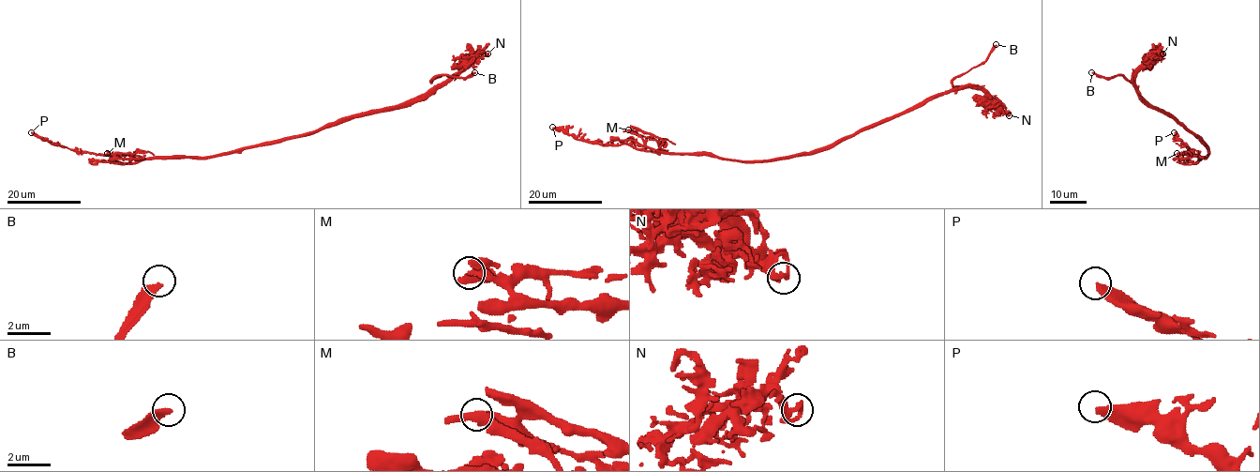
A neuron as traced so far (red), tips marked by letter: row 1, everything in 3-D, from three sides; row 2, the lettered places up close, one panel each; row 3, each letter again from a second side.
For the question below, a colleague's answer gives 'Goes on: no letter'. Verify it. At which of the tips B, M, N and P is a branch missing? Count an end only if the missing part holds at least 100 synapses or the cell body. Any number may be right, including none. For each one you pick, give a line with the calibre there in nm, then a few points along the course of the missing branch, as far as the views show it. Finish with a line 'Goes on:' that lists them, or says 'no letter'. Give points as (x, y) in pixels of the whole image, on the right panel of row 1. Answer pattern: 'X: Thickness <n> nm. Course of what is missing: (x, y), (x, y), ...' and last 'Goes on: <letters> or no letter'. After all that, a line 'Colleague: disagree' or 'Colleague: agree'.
B: Thickness 320 nm. Course of what is missing: (1091, 72), (1065, 48), (1061, 41)
Goes on: B
Colleague: disagree

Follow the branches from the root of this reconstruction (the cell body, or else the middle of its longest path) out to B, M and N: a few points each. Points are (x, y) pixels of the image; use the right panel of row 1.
B: (1199, 138), (1172, 115), (1153, 108), (1137, 93), (1132, 74), (1129, 82), (1123, 75), (1102, 77), (1091, 72)
M: (1199, 138), (1207, 146), (1206, 157), (1177, 158), (1177, 153)
N: (1199, 138), (1172, 115), (1153, 108), (1135, 89), (1134, 74), (1153, 53), (1162, 53)

